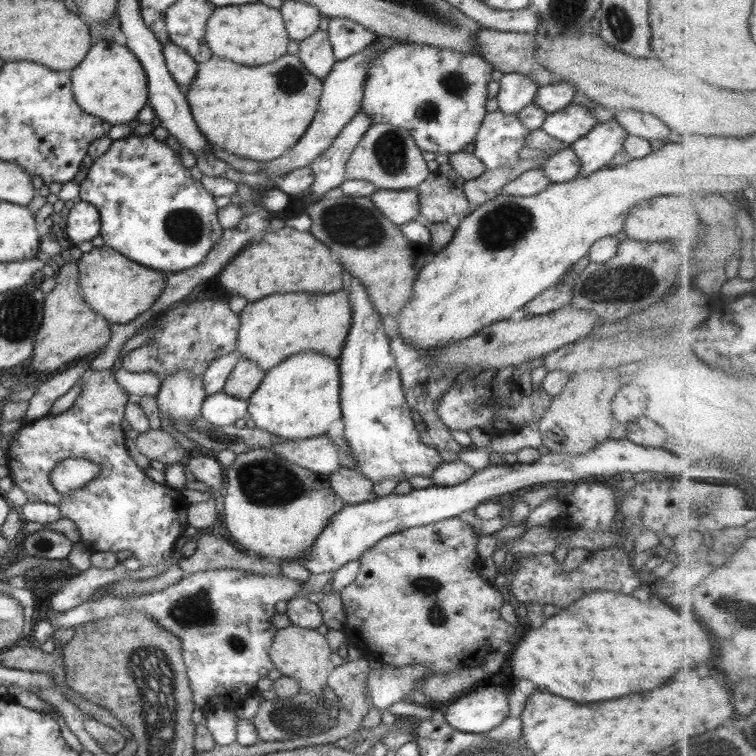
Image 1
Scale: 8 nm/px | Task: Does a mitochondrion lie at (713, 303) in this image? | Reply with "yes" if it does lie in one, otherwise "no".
no

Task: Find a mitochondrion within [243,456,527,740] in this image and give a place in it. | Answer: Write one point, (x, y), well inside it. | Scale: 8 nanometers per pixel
(290, 718)

